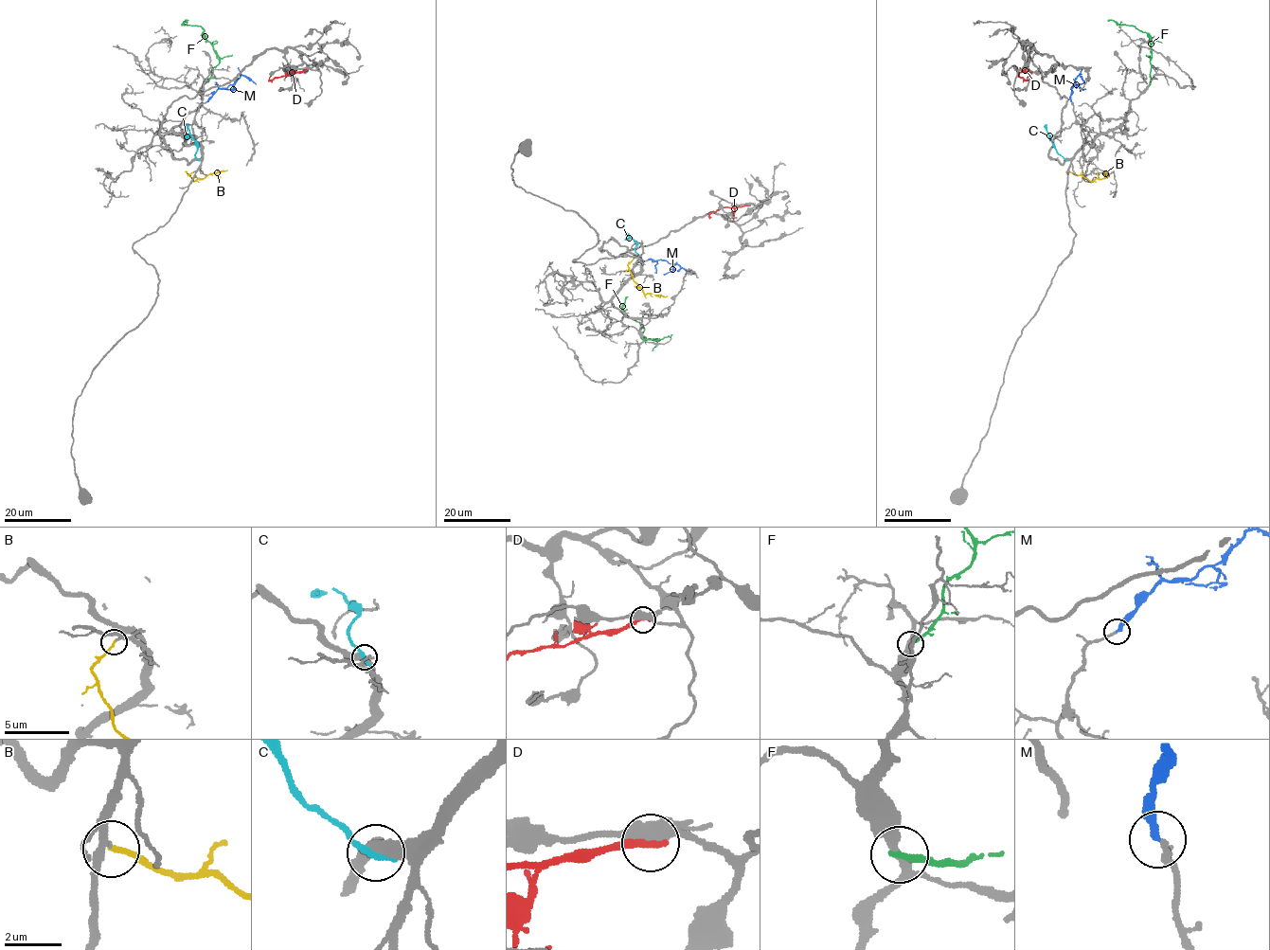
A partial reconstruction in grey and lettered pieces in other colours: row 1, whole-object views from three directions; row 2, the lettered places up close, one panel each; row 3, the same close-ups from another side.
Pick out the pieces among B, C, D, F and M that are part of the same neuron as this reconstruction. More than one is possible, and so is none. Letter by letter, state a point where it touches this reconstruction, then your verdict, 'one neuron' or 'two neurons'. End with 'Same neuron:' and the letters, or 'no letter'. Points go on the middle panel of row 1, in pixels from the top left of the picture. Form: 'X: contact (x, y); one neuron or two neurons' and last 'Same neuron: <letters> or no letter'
B: contact (634, 259); one neuron
C: contact (638, 255); two neurons
D: contact (748, 205); two neurons
F: contact (643, 338); two neurons
M: contact (647, 259); one neuron
Same neuron: B, M

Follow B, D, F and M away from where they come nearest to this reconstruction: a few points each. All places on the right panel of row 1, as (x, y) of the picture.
B: (1069, 171), (1092, 181), (1105, 177), (1107, 170)
D: (1016, 69), (1018, 76), (1024, 80), (1028, 76)
F: (1150, 84), (1150, 37), (1134, 26), (1107, 21)
M: (1071, 101), (1074, 80), (1081, 77), (1084, 84)

